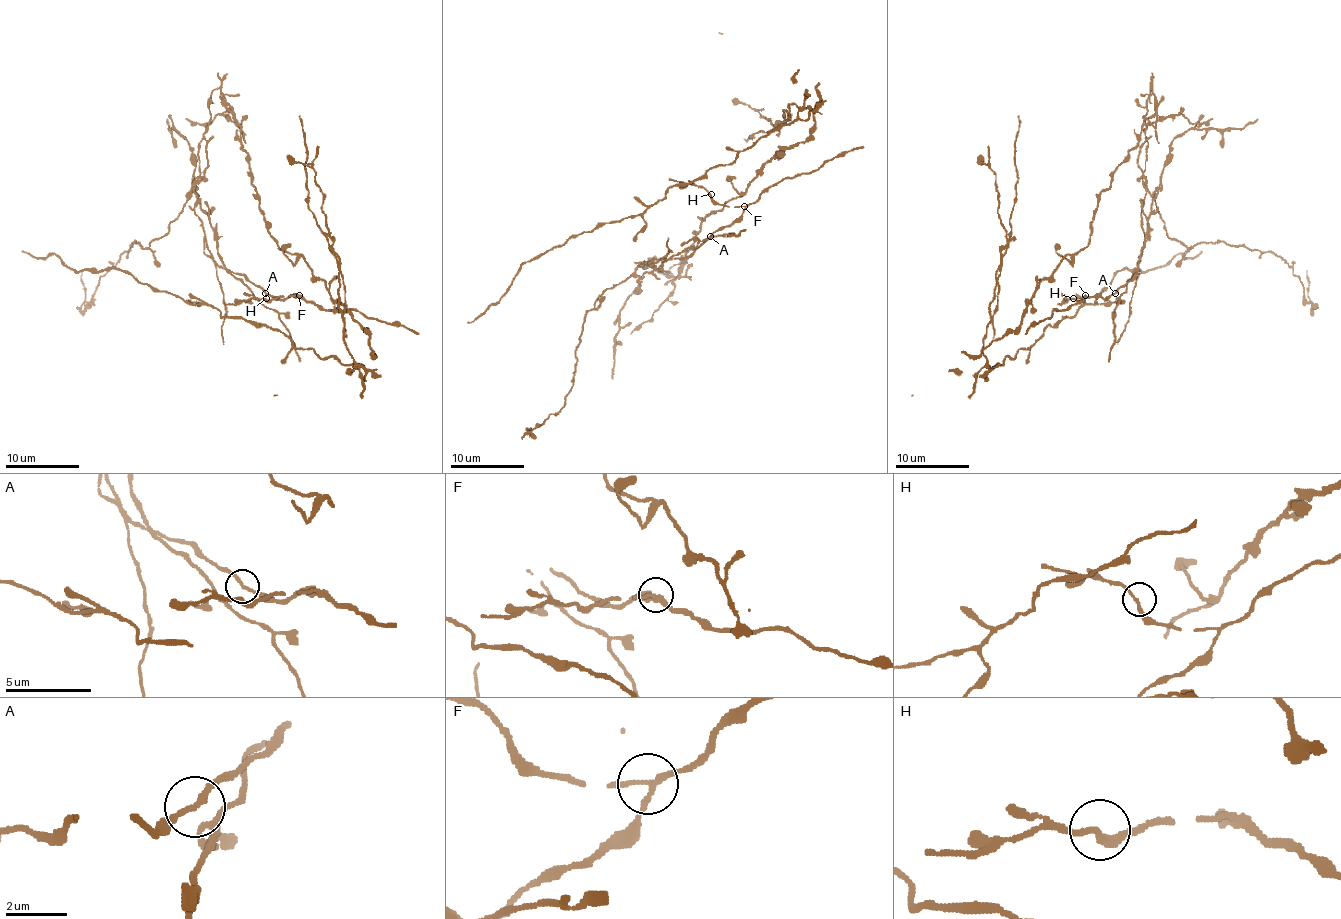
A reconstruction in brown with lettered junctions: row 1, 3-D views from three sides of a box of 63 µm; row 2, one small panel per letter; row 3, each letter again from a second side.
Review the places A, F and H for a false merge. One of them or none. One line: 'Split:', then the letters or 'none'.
Split: A

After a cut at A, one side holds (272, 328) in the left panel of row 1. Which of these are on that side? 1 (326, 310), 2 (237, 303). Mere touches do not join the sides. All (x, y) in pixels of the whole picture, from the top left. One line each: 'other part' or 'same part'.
1: other part
2: other part

